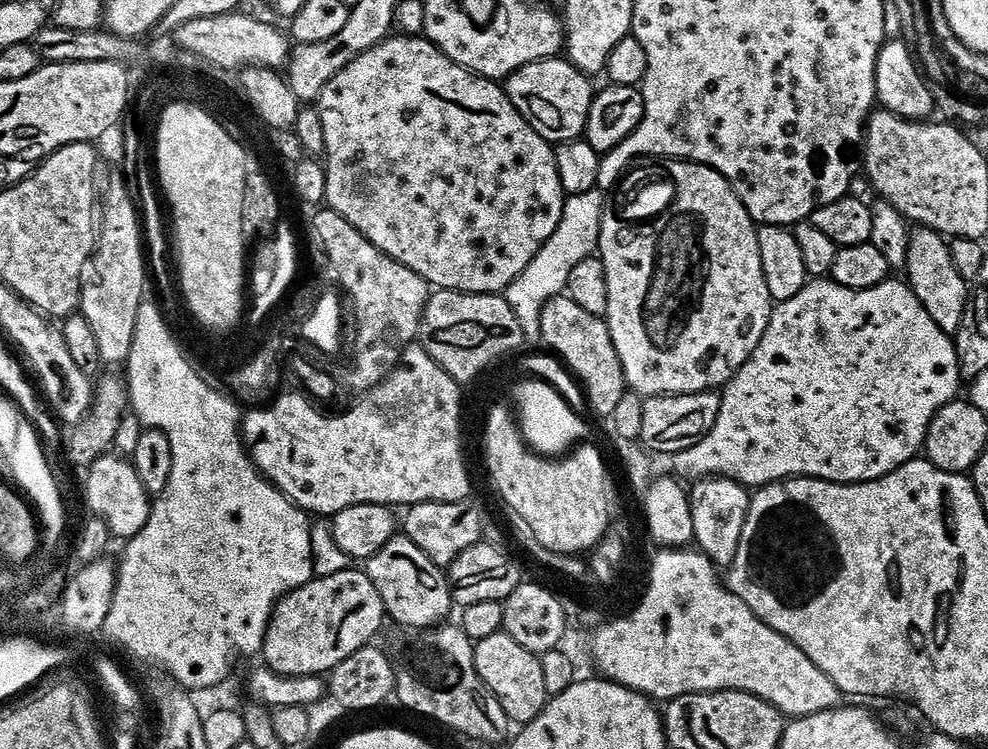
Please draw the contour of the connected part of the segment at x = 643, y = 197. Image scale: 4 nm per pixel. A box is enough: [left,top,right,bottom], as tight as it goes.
[598,160,774,397]

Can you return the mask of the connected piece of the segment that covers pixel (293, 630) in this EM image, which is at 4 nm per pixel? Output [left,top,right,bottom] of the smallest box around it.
[262,566,386,678]

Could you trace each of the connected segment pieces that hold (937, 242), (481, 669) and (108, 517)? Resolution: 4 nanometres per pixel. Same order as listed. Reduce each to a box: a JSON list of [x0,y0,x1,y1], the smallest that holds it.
[[903,226,969,337],[474,630,549,726],[84,454,153,542]]

